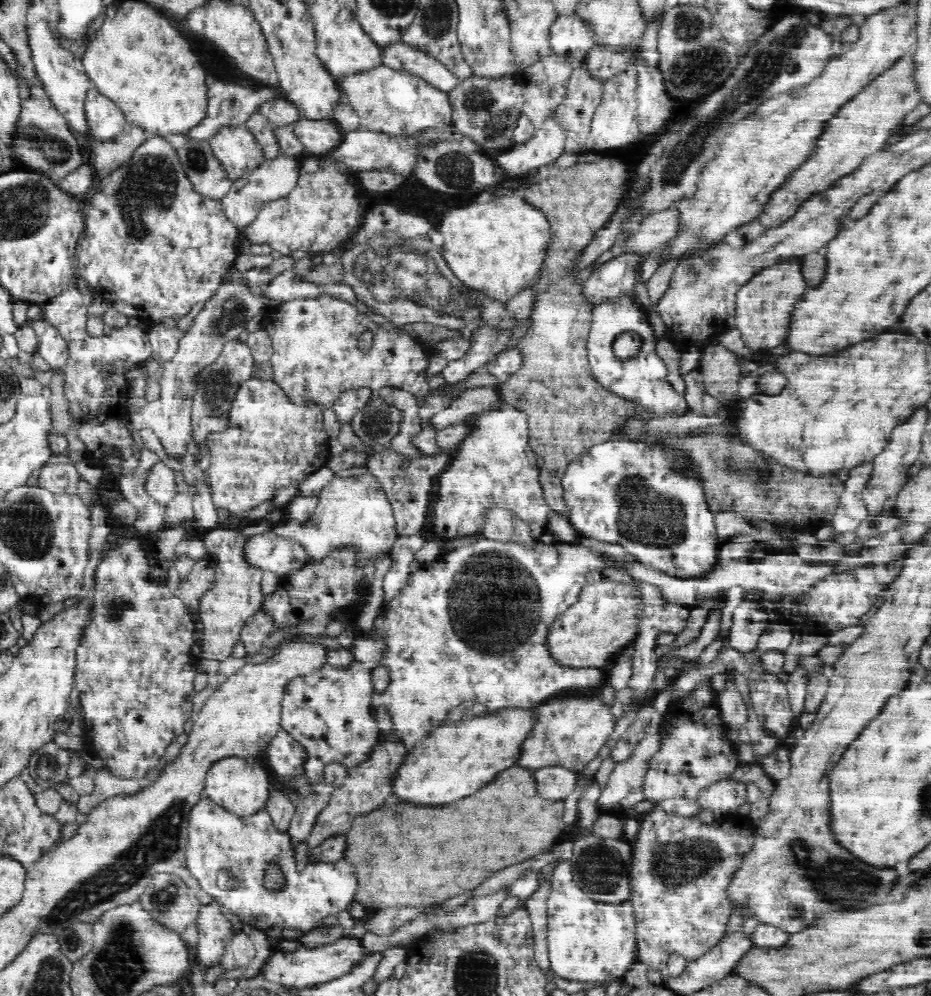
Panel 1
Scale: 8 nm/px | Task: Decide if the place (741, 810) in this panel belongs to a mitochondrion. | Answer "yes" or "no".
no

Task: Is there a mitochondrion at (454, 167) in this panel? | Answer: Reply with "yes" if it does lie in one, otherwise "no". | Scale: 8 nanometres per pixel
yes

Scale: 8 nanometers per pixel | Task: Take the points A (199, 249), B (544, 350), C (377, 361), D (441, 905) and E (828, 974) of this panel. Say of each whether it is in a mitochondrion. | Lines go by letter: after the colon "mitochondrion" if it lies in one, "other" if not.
A: other
B: mitochondrion
C: other
D: other
E: other

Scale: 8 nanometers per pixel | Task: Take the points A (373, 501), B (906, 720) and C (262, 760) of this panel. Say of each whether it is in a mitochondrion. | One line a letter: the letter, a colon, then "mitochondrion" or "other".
A: other
B: other
C: other

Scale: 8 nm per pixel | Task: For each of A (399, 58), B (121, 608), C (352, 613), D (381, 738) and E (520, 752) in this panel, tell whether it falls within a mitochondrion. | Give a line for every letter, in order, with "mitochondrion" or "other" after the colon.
A: other
B: mitochondrion
C: other
D: other
E: other

